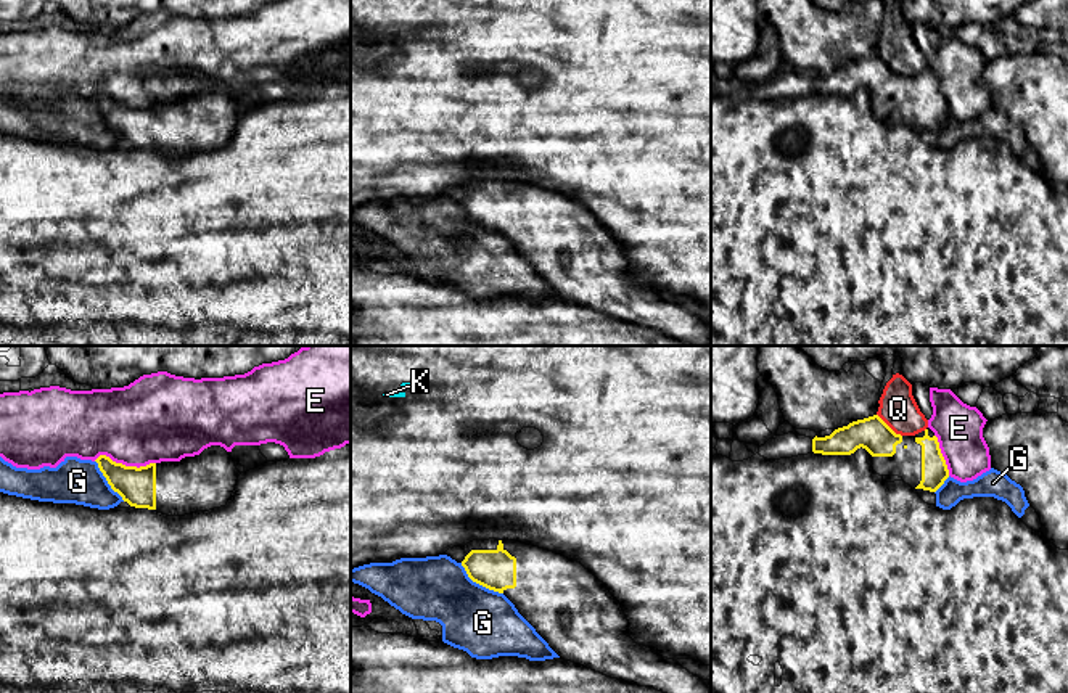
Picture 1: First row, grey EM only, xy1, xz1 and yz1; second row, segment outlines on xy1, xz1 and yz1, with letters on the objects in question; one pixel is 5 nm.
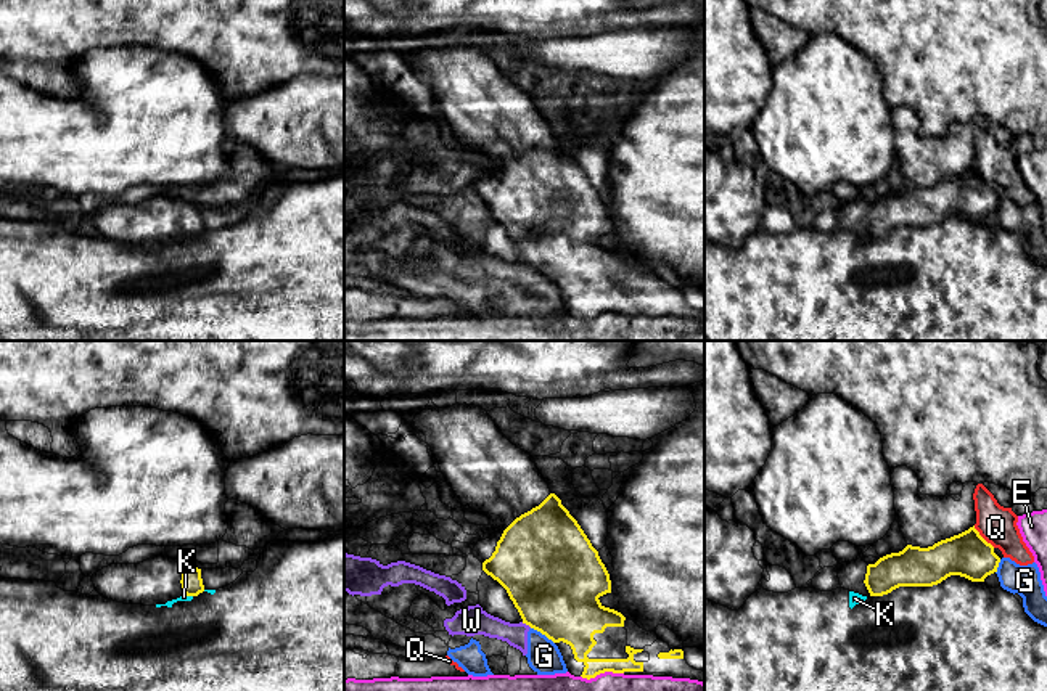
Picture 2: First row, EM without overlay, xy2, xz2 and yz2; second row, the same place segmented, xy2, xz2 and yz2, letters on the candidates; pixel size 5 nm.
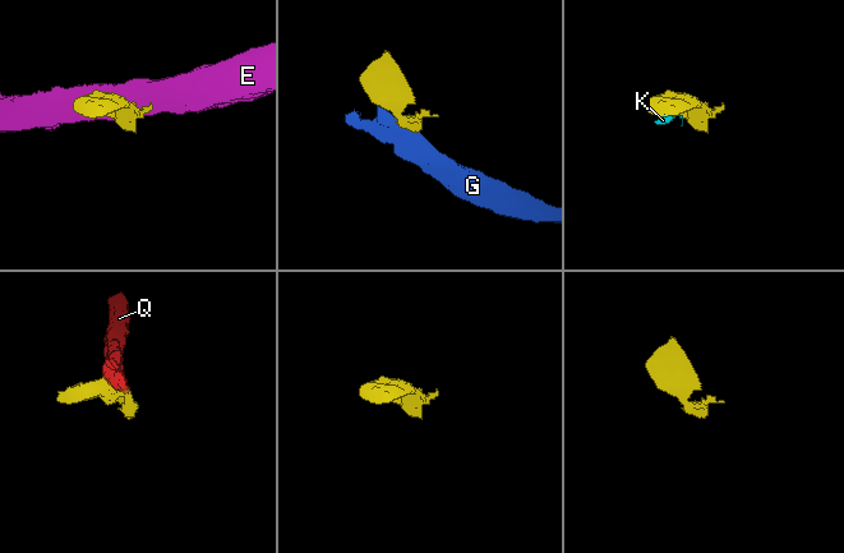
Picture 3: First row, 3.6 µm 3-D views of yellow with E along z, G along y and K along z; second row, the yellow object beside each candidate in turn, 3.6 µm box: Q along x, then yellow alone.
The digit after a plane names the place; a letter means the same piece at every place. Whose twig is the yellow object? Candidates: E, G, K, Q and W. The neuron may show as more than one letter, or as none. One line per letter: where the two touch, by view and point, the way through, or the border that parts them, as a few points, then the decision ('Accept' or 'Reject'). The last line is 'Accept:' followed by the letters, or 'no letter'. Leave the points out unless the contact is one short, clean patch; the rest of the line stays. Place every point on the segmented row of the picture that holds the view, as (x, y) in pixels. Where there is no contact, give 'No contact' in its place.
E: Touches yellow at xy1 (124, 465). Boundary: xy1 (94, 460), (108, 455), (126, 465), (155, 463). Reject
G: Touches yellow at xz1 (480, 584). Reject
K: Touches yellow at xy2 (188, 595). Boundary: xy2 (184, 593), (192, 596). Reject
Q: Touches yellow at yz1 (888, 426). Boundary: yz1 (877, 414), (901, 436). Reject
W: Touches yellow at xz2 (526, 624). Boundary: xz2 (521, 622), (531, 627). Reject
Accept: no letter

